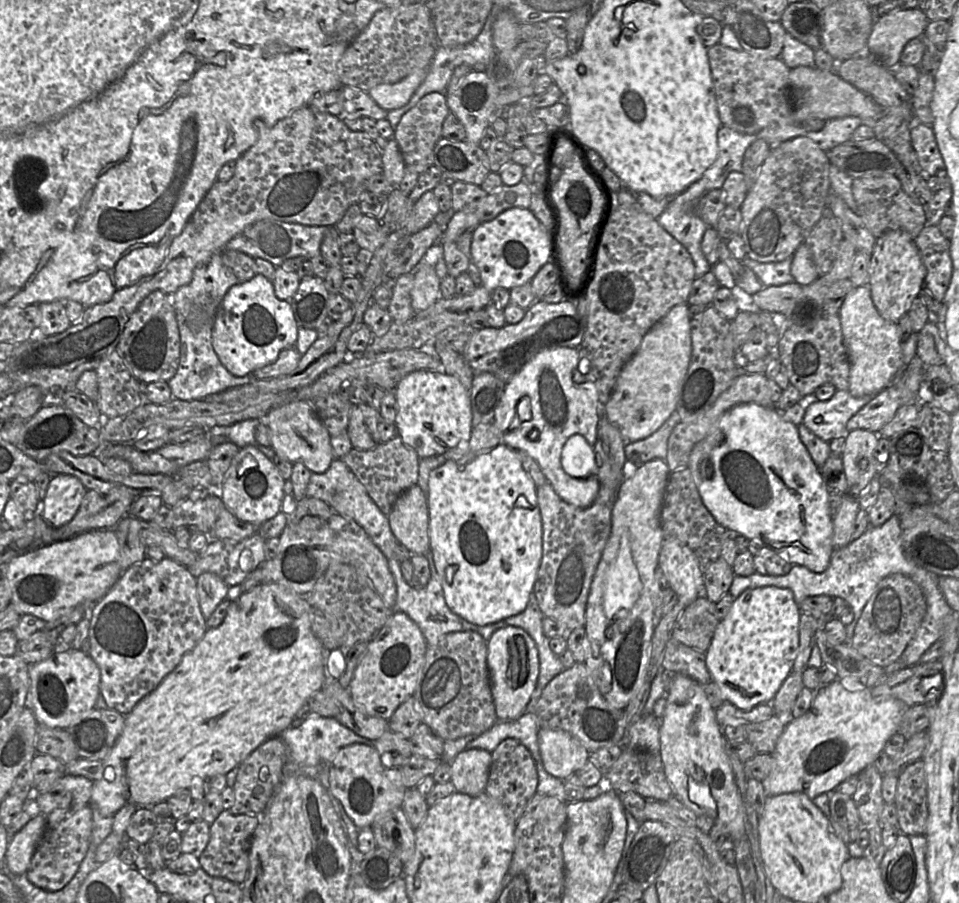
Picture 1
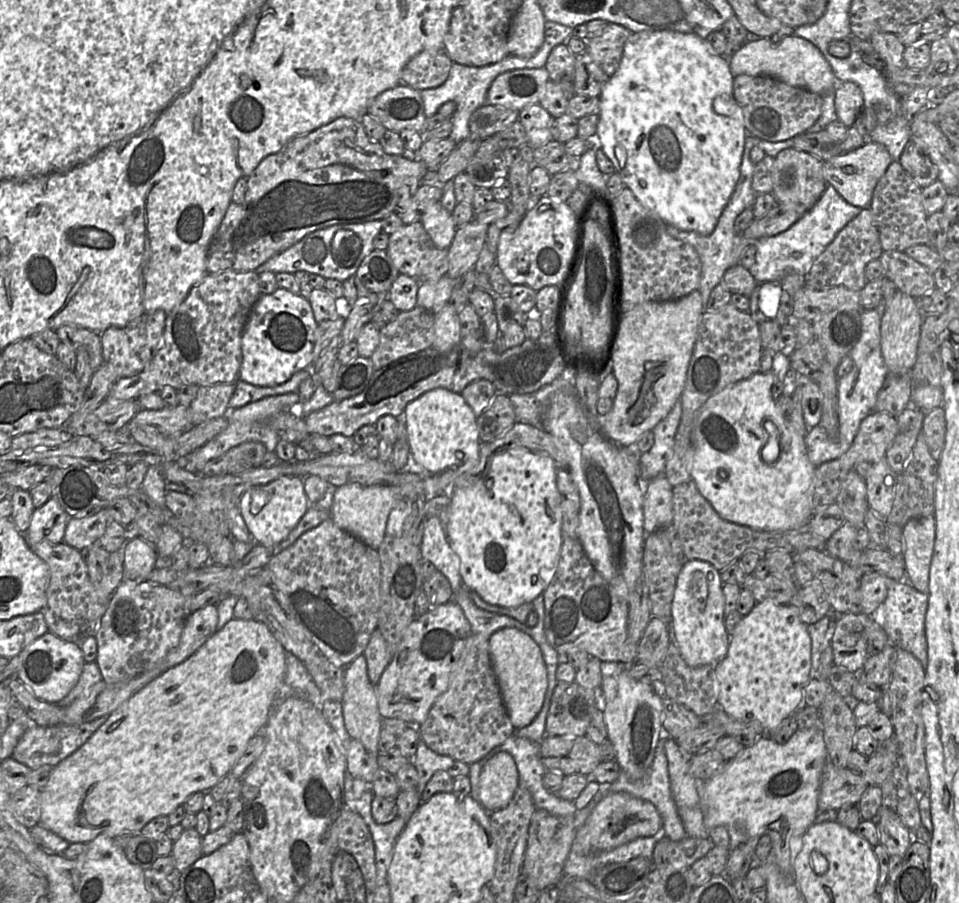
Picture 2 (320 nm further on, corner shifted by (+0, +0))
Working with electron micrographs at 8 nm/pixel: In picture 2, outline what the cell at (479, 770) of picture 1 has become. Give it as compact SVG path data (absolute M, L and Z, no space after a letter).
M498 752L481 769L478 799L482 807L493 812L505 808L519 785L519 773L513 757Z

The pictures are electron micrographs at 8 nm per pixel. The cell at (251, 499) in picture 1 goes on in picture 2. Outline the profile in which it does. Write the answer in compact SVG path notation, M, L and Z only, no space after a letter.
M290 476L245 490L239 500L239 510L255 543L274 548L287 538L310 504L304 490L304 478Z

